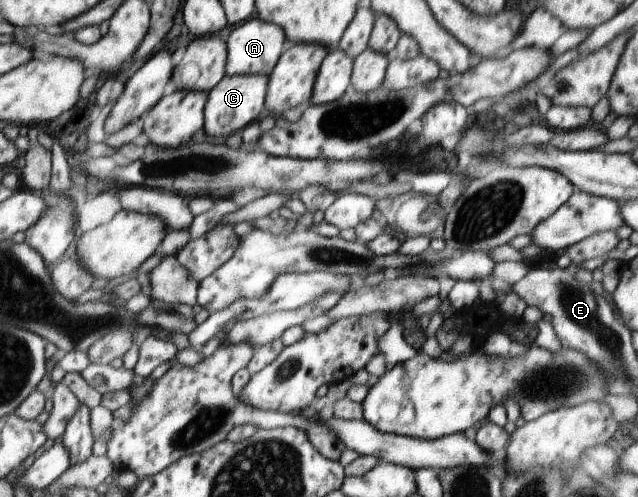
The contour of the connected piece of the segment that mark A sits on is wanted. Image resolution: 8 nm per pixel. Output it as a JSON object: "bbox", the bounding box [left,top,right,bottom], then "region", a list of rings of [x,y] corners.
{"bbox":[227,16,283,76],"region":[[[257,16],[250,21],[243,22],[242,25],[234,28],[227,38],[227,76],[255,75],[263,74],[268,76],[278,62],[279,54],[283,50],[283,29],[277,24],[263,22]]]}

